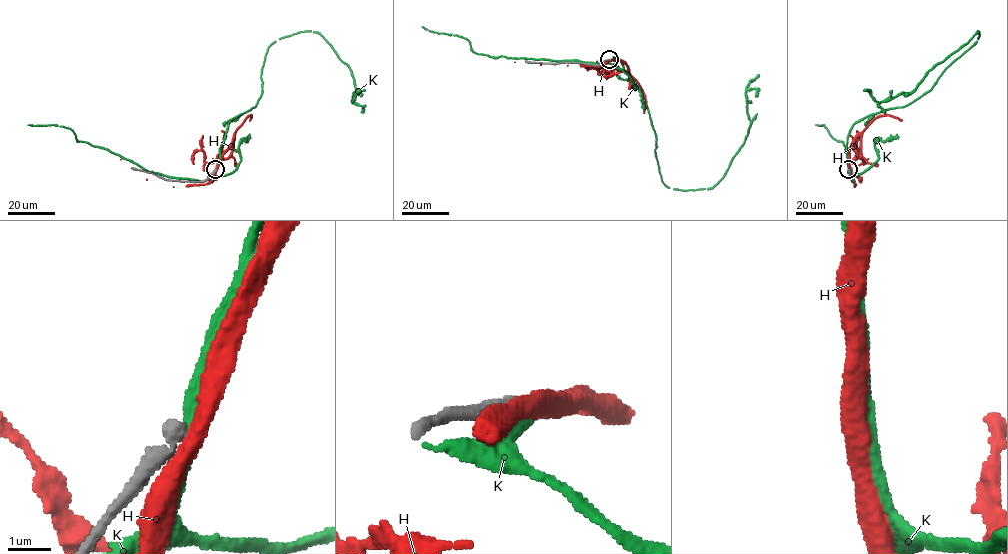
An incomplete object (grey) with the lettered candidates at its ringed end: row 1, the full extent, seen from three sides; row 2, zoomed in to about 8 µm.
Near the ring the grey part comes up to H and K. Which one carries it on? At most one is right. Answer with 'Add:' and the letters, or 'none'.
Add: none

